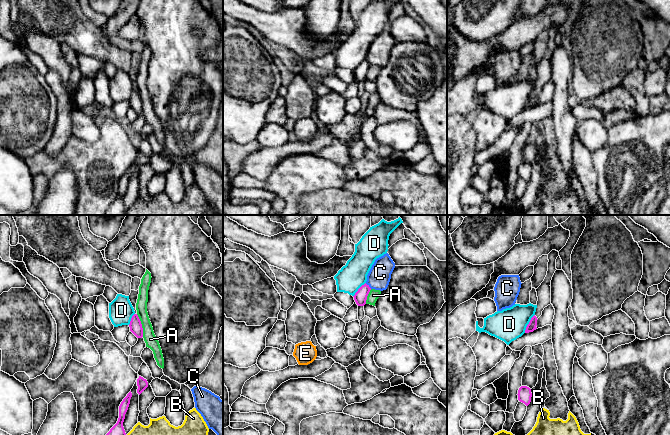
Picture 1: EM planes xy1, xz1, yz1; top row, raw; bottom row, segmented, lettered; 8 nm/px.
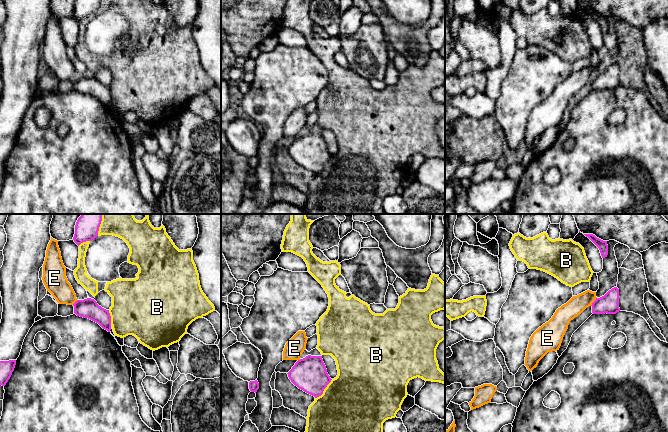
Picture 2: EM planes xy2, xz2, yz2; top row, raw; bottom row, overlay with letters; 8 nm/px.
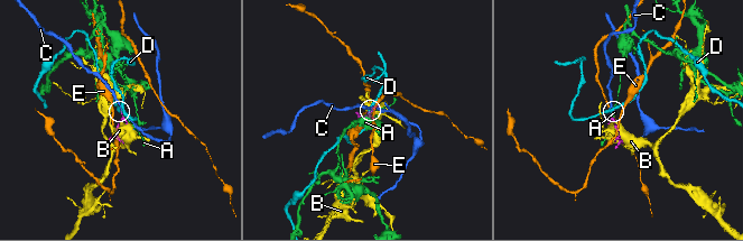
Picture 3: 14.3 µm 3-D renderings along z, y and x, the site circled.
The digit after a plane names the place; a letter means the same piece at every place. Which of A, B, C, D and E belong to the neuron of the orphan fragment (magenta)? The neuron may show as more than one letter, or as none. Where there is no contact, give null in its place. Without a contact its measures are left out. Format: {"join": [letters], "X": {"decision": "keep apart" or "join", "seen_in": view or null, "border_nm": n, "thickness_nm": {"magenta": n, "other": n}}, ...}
{"join": [], "A": {"decision": "keep apart", "seen_in": "xy1", "border_nm": 190, "thickness_nm": {"magenta": 100, "other": 100}}, "B": {"decision": "keep apart", "seen_in": "xz2", "border_nm": 220, "thickness_nm": {"magenta": 280, "other": 480}}, "C": {"decision": "keep apart", "seen_in": "xz1", "border_nm": 70, "thickness_nm": {"magenta": 110, "other": 190}}, "D": {"decision": "keep apart", "seen_in": "yz1", "border_nm": 170, "thickness_nm": {"magenta": 70, "other": 260}}, "E": {"decision": "keep apart", "seen_in": "yz2", "border_nm": 90, "thickness_nm": {"magenta": 160, "other": 150}}}

